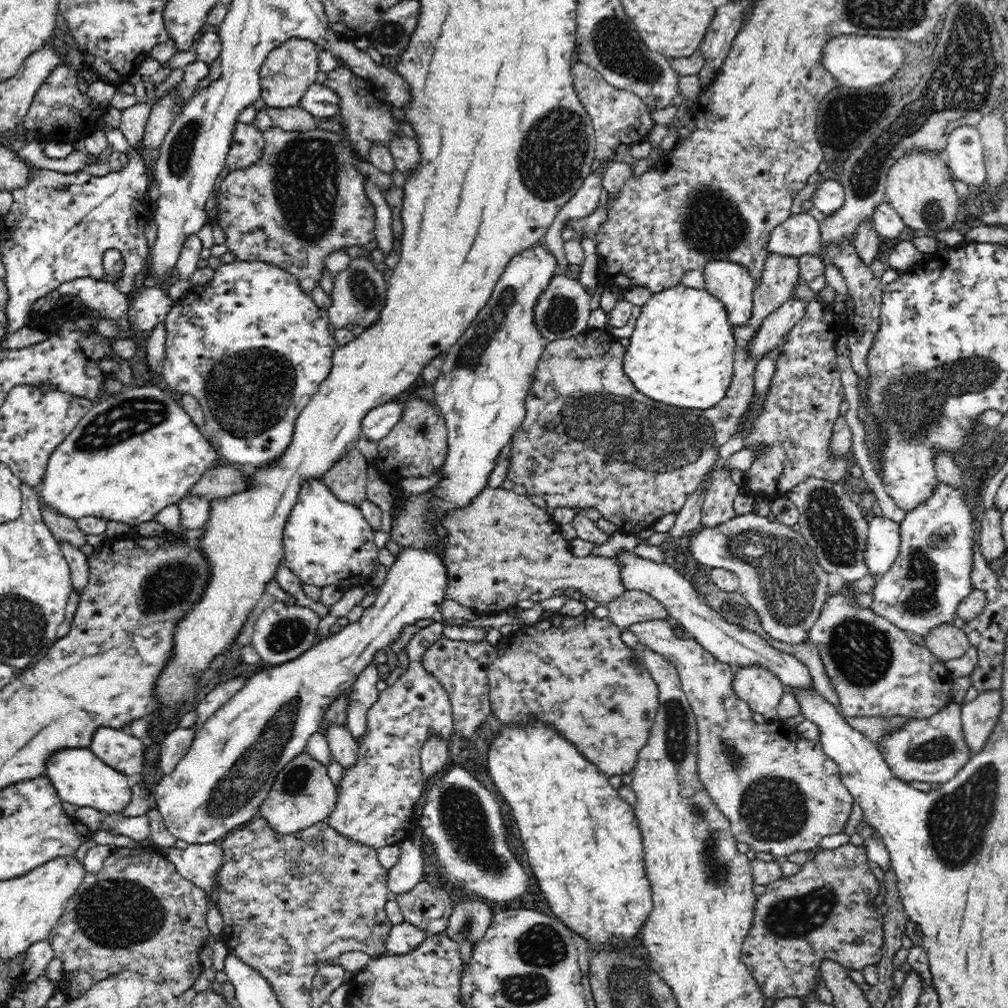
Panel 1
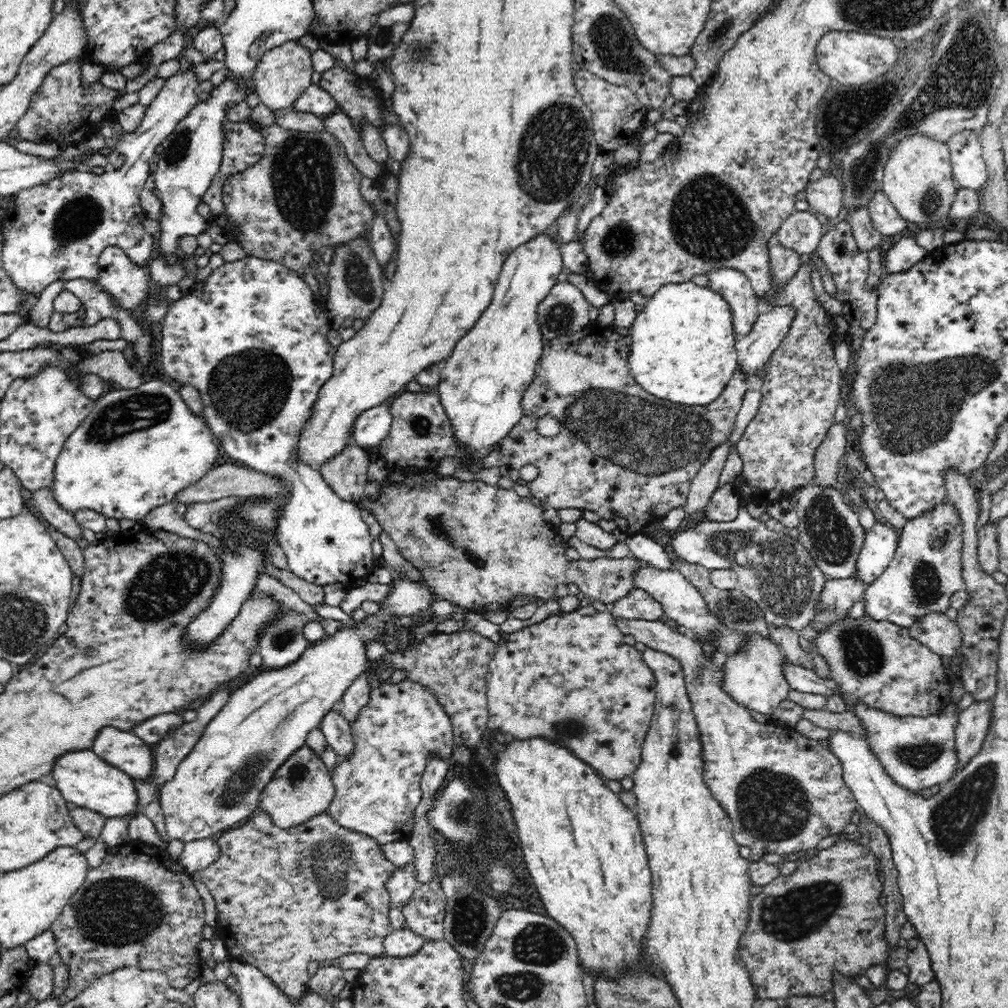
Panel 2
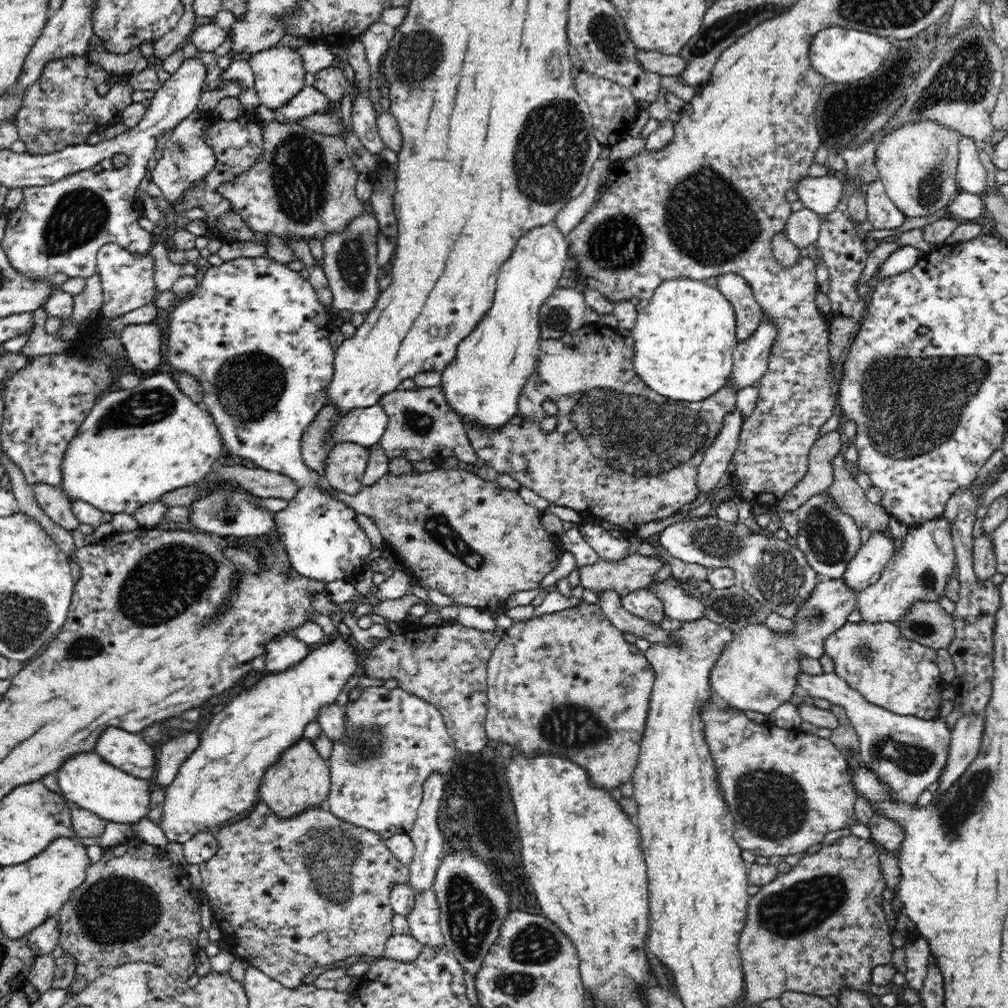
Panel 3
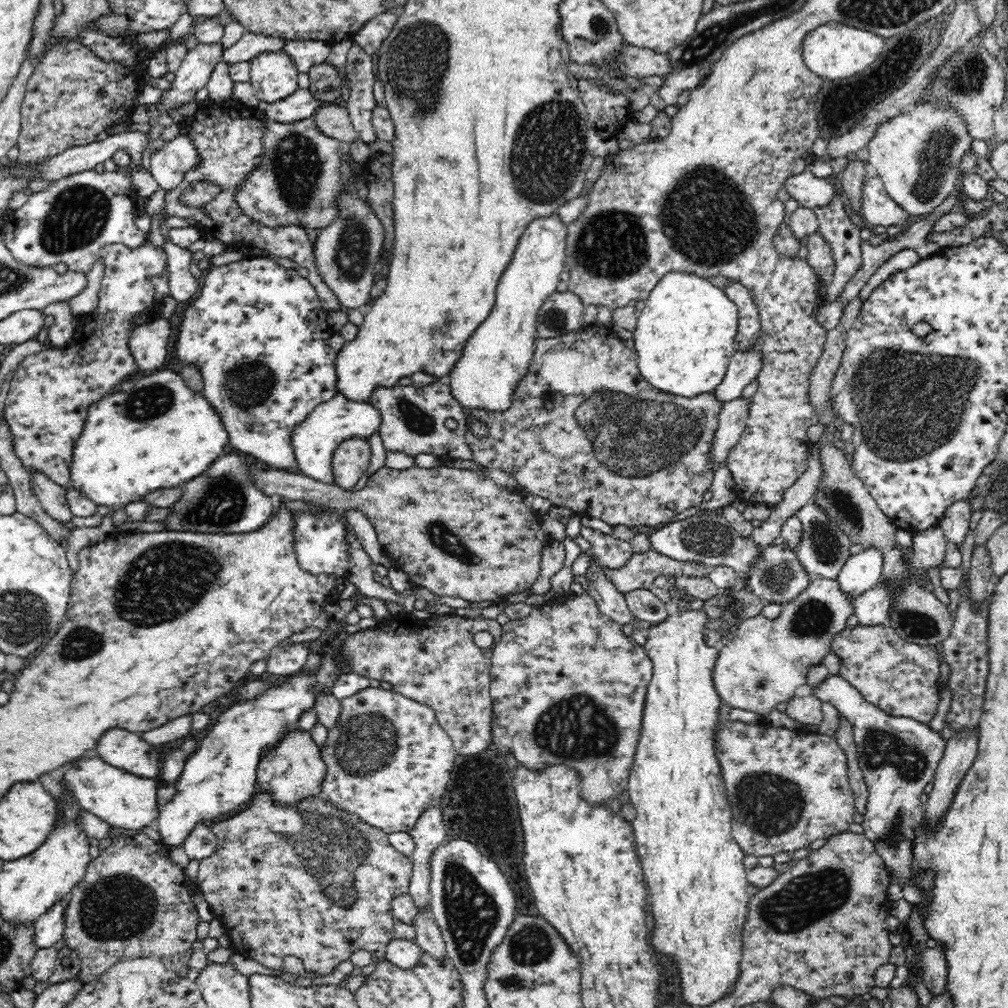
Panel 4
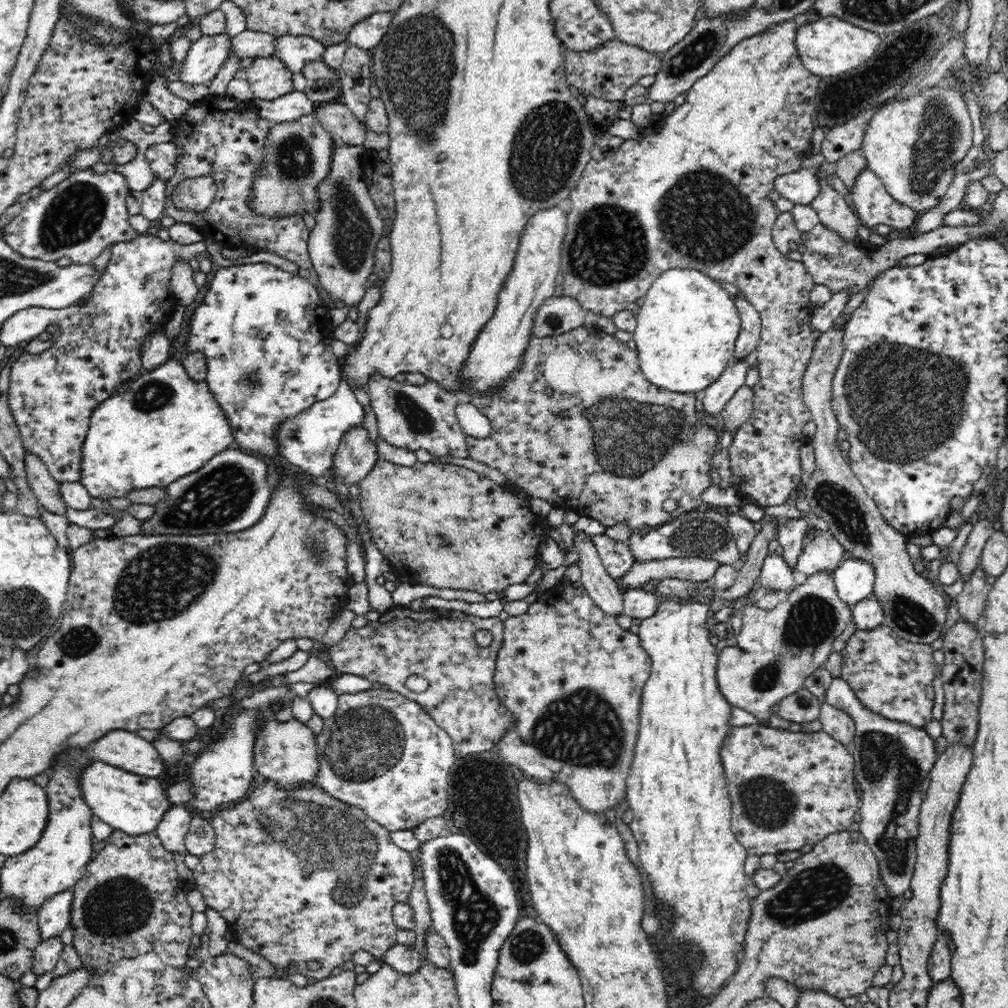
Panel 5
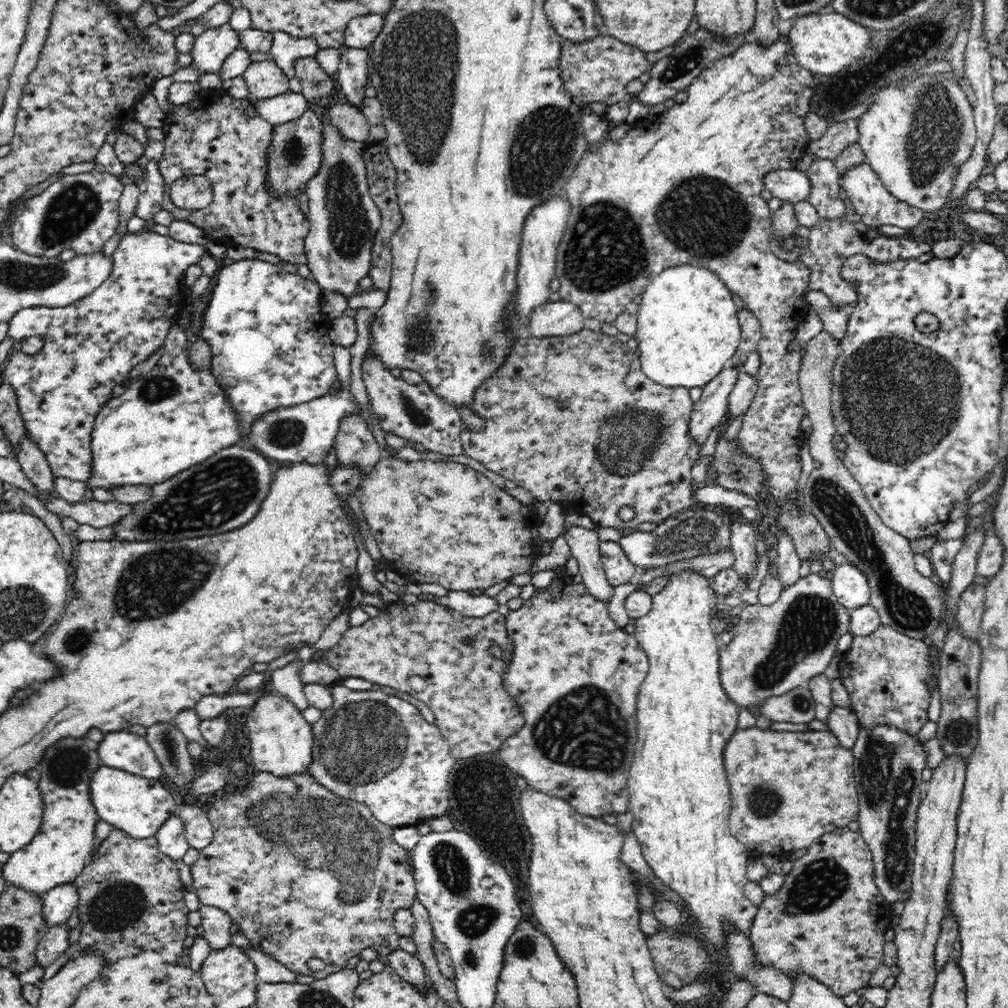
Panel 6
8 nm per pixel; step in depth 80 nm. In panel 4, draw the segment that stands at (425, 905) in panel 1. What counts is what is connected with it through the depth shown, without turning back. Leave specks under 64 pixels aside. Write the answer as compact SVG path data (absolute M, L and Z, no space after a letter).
M428 906L418 908L416 916L414 916L413 928L415 931L415 941L421 946L423 952L437 956L445 956L445 940L442 937L442 932L436 925L433 912Z

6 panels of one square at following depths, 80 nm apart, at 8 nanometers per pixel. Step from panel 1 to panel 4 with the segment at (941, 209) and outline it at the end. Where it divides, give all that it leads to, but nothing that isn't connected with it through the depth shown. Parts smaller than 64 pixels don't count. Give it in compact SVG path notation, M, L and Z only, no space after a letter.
M922 104L909 108L893 119L880 125L874 138L868 145L868 162L876 168L878 177L882 179L887 195L900 205L909 215L929 214L936 208L944 208L942 202L959 186L961 174L960 163L971 148L973 138L970 137L966 123L954 113L936 109L931 104Z

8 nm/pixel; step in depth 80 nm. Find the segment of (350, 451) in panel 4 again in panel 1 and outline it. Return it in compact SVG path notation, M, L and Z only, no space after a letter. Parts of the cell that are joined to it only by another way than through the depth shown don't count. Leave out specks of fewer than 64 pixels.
M358 448L354 449L334 464L323 481L338 500L359 507L366 500L368 463Z

